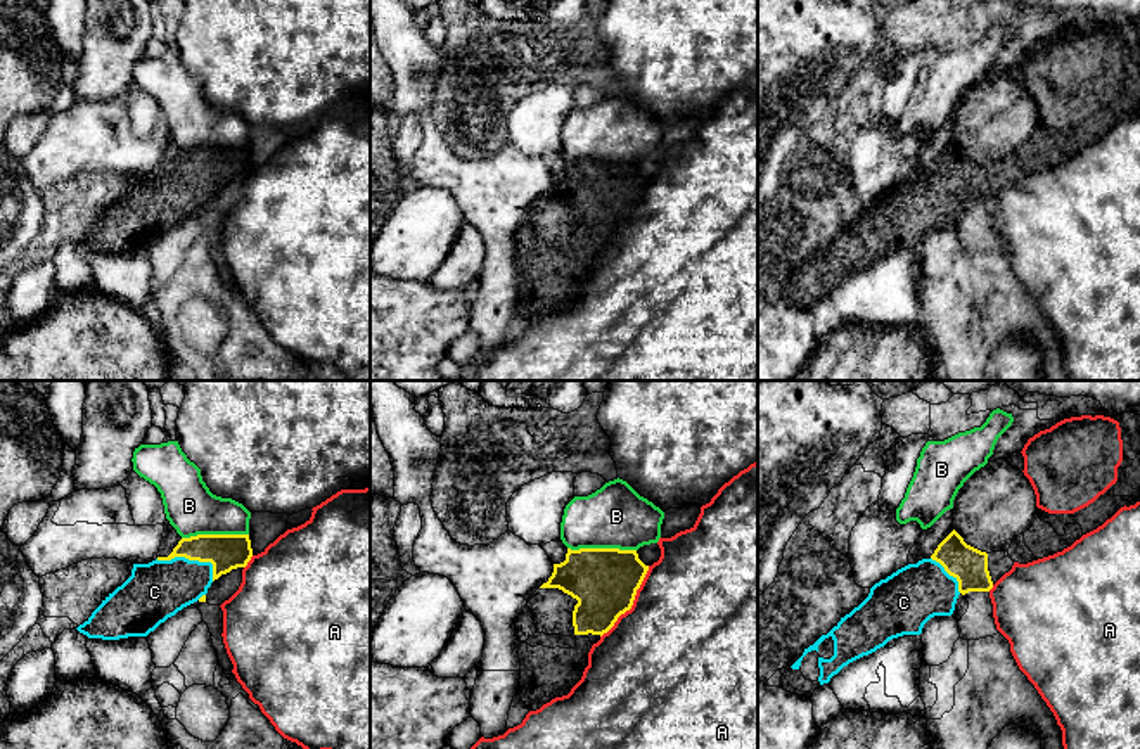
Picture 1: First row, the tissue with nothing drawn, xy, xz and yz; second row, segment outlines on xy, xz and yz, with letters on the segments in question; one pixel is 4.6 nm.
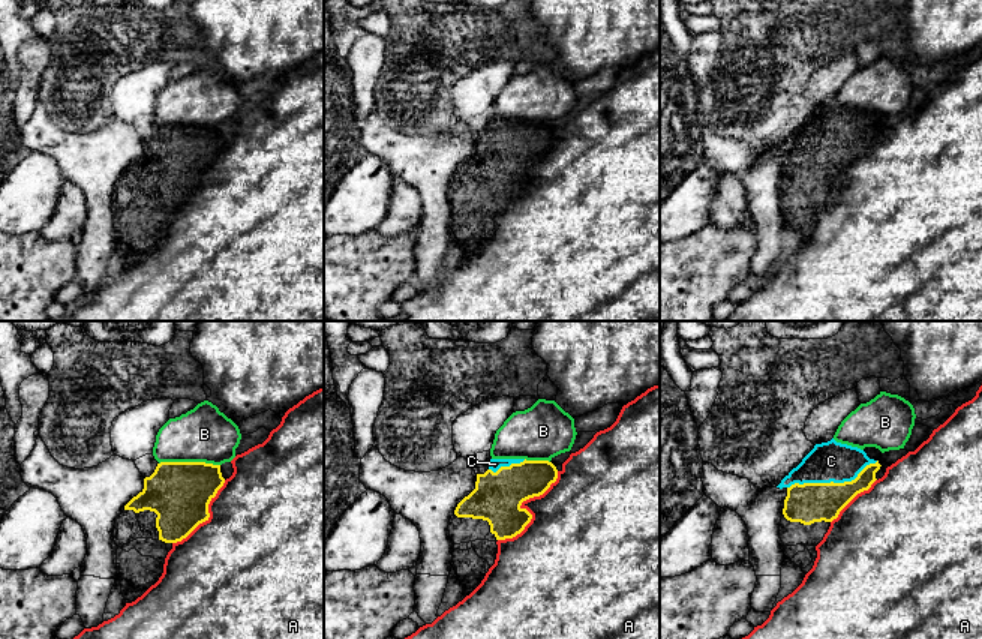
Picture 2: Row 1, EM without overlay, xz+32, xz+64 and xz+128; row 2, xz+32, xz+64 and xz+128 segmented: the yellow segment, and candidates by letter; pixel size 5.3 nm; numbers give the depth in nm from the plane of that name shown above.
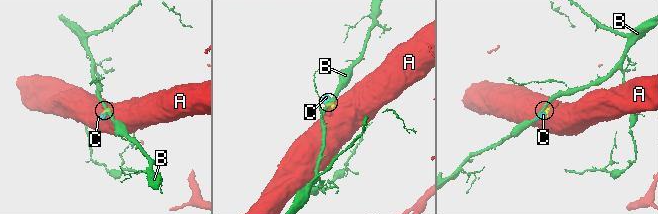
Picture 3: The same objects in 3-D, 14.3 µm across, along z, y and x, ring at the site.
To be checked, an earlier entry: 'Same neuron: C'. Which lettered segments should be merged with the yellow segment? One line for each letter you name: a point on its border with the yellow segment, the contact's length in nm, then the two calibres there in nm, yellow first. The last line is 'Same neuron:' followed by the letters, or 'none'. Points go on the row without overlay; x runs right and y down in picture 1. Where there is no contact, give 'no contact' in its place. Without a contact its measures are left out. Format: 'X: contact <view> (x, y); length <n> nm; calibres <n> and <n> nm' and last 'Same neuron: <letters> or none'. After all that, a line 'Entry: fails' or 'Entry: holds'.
C: contact xy (192, 172); length 280 nm; calibres 170 and 280 nm
Same neuron: C
Entry: holds

